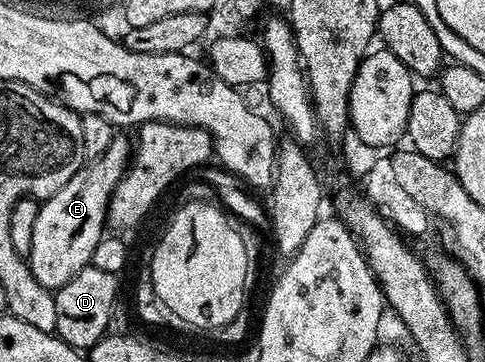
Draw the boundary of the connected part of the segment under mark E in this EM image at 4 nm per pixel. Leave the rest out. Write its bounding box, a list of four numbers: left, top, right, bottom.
[28,137,131,292]

